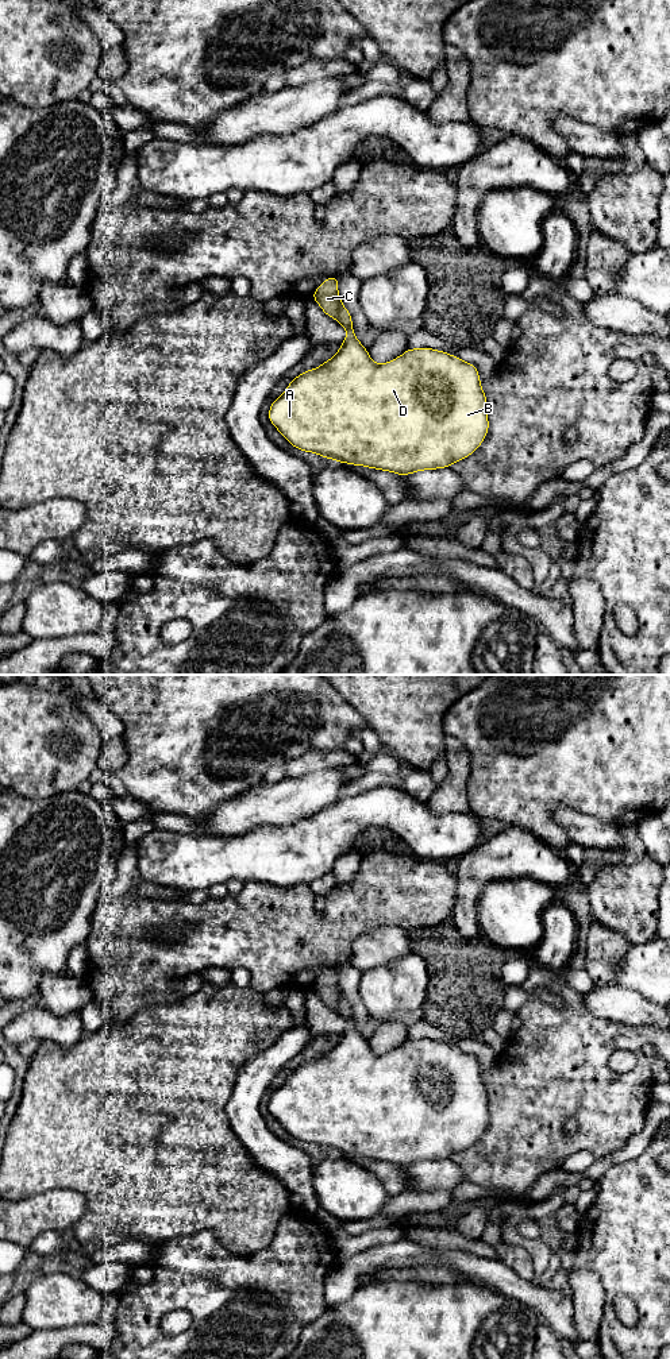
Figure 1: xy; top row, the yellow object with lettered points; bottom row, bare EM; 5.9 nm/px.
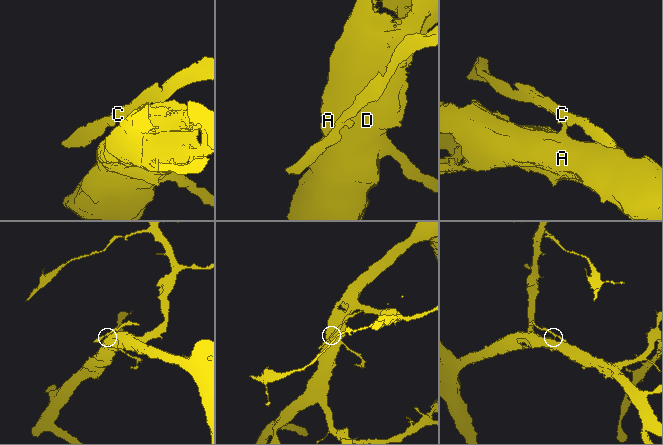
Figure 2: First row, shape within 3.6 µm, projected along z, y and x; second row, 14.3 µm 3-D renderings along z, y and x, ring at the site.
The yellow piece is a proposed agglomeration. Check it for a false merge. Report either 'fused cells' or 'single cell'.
fused cells

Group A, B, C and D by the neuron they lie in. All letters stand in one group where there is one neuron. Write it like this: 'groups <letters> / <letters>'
groups A B D / C

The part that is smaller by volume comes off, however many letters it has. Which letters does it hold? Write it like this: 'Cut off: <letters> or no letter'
Cut off: C

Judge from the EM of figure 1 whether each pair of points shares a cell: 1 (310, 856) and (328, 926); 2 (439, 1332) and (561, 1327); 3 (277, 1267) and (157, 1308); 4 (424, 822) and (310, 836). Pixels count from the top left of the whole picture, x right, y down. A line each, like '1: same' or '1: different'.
1: different
2: different
3: same
4: same

